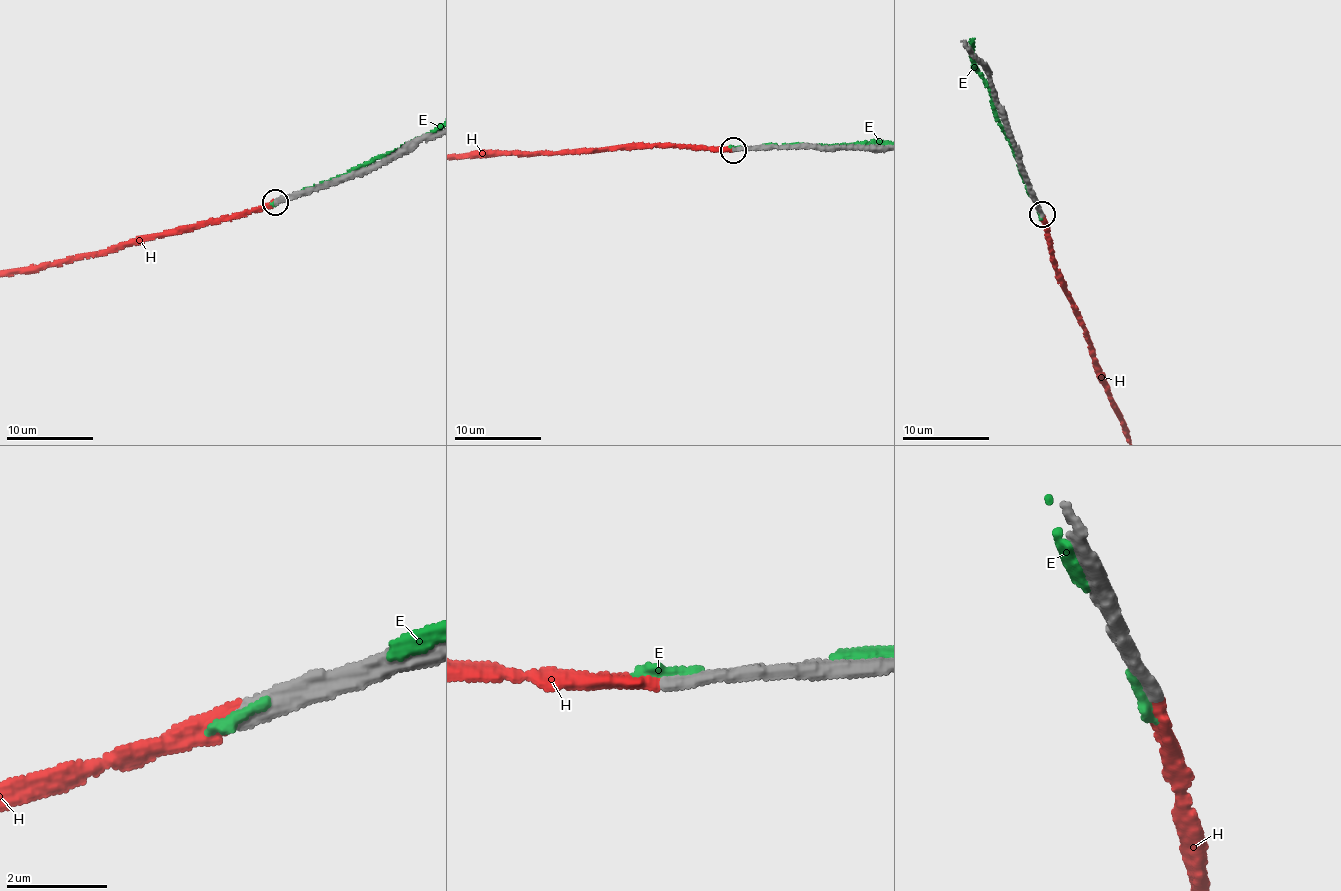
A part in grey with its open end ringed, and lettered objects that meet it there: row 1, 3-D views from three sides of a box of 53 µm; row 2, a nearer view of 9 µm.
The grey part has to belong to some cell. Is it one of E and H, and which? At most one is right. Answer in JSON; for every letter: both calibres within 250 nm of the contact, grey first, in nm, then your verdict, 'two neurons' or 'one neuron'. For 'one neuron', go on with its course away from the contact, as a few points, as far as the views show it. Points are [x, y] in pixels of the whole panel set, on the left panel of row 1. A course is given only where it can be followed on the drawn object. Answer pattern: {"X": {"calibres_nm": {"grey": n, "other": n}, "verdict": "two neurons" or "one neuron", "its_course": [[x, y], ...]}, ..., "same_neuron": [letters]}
{"E": {"calibres_nm": {"grey": 400, "other": 200}, "verdict": "two neurons"}, "H": {"calibres_nm": {"grey": 320, "other": 300}, "verdict": "one neuron"}, "same_neuron": ["H"]}

